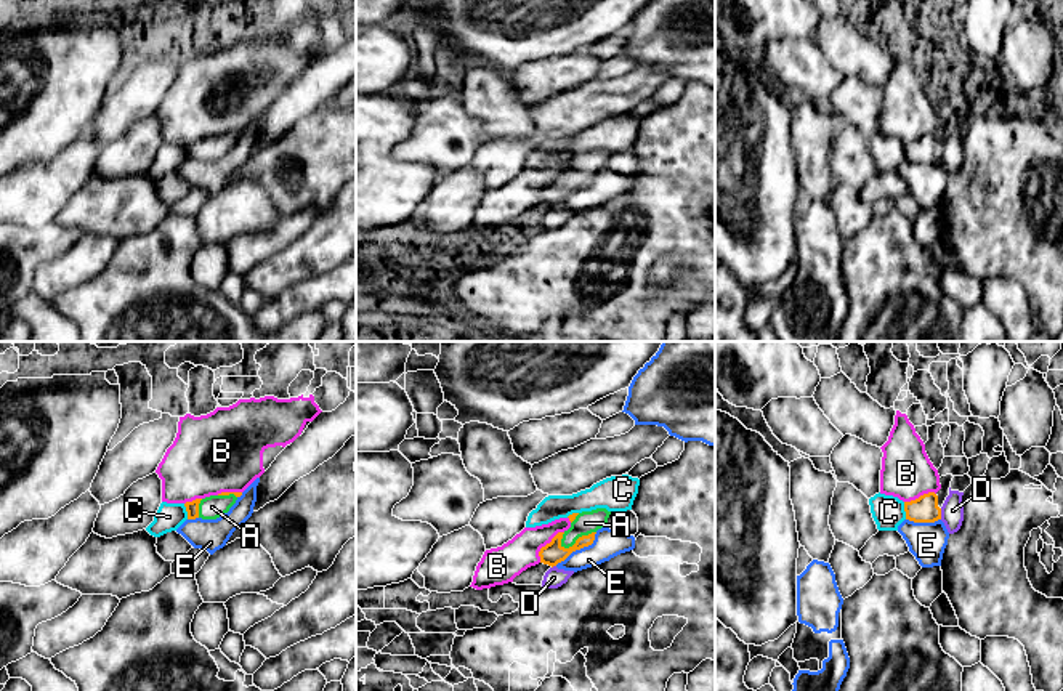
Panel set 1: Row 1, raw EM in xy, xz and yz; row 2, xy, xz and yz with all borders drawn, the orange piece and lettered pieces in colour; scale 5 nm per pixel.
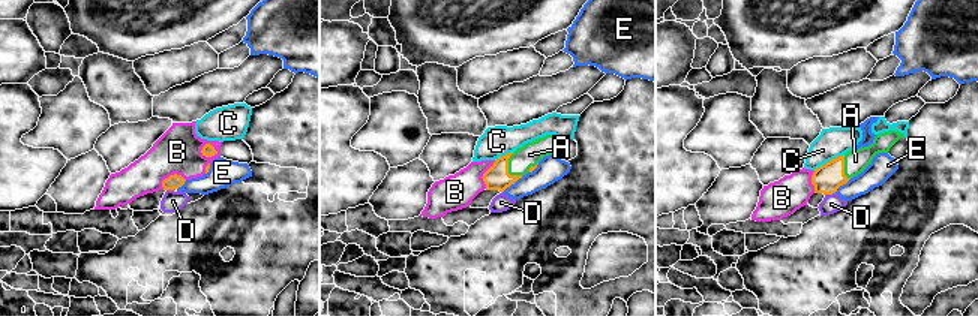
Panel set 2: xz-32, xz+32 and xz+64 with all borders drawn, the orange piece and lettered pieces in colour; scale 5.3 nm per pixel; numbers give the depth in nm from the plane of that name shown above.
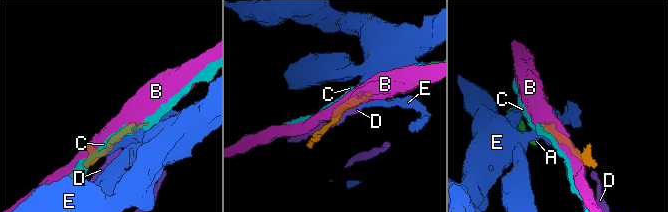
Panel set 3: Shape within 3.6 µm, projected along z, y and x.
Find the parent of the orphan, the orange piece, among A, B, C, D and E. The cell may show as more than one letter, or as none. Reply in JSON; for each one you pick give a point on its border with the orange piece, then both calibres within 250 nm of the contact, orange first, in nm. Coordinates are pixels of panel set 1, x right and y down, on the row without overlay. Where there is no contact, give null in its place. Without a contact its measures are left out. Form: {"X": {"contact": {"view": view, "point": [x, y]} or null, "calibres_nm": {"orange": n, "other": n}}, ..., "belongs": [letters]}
{"A": {"contact": {"view": "xz", "point": [577, 180]}, "calibres_nm": {"orange": 110, "other": 120}}, "belongs": ["A"]}

